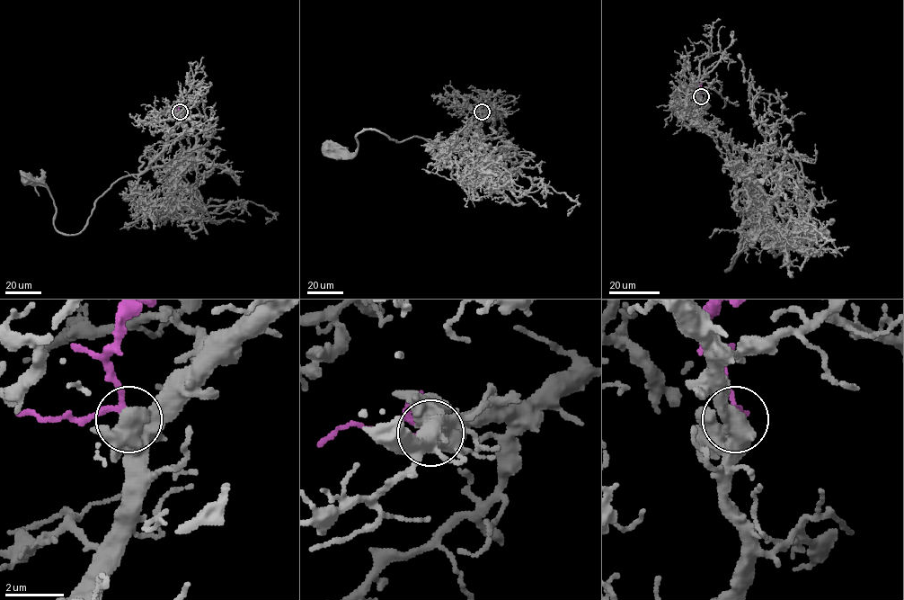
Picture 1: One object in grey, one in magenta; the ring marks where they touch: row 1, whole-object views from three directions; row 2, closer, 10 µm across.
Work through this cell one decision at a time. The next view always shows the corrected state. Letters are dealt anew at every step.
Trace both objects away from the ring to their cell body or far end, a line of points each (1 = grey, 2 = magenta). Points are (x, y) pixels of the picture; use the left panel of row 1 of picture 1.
1: (180, 111), (162, 152), (143, 172), (117, 180), (75, 234), (54, 226), (48, 186), (27, 177)
2: (180, 111), (182, 101)

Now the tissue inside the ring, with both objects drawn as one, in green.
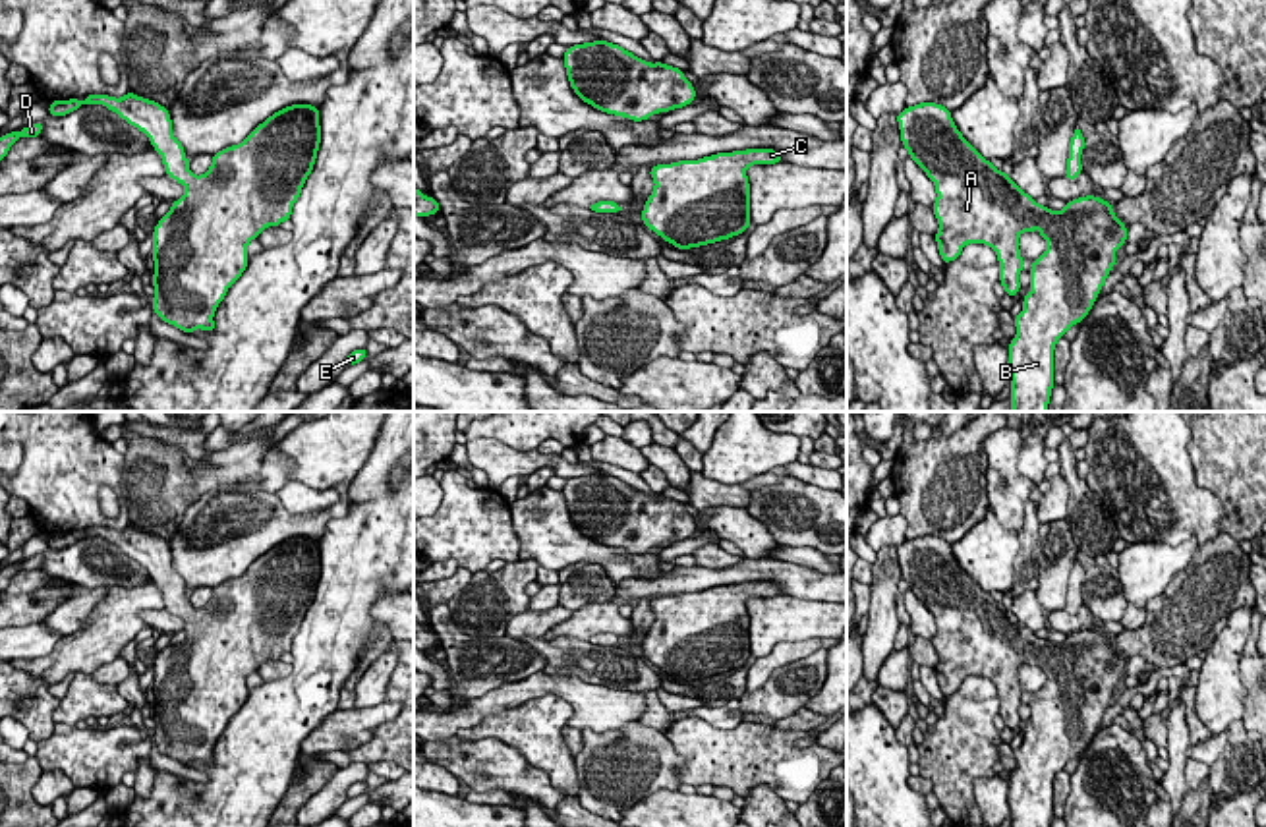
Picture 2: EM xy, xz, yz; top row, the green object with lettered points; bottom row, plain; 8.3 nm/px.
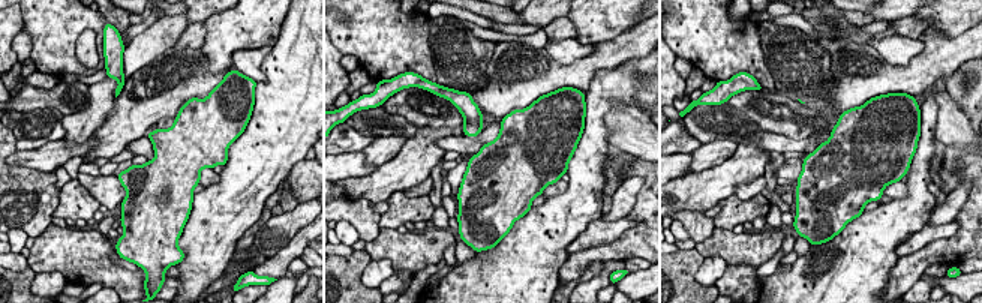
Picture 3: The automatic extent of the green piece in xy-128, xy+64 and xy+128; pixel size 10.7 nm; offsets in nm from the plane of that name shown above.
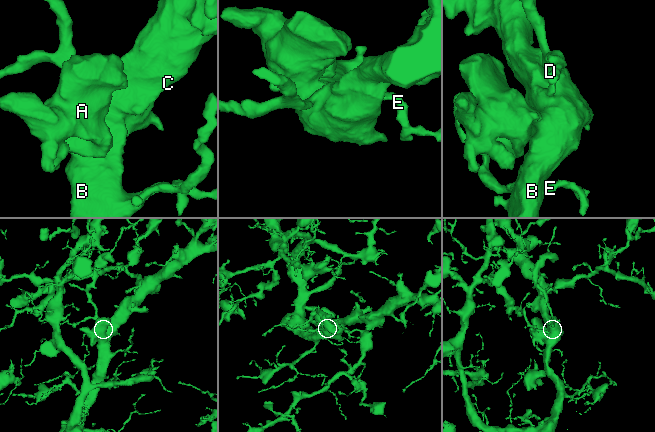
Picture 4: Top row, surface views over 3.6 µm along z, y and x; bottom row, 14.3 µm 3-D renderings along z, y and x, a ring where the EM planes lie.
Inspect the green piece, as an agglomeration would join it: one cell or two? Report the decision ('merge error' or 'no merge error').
no merge error

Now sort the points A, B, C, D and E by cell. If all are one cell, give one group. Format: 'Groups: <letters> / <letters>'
Groups: A B C D E

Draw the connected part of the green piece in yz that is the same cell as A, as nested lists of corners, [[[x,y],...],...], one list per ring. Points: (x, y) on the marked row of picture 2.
[[[920,102],[897,114],[901,141],[908,157],[935,184],[937,199],[932,211],[939,230],[934,236],[943,263],[955,261],[966,243],[992,247],[999,261],[999,282],[1011,298],[1021,290],[1022,257],[1019,236],[1038,232],[1048,249],[1032,261],[1030,292],[1015,317],[1017,334],[1009,344],[1011,412],[1048,412],[1053,388],[1053,350],[1065,332],[1092,309],[1115,251],[1127,242],[1127,226],[1113,207],[1096,195],[1067,201],[1063,211],[1038,205],[1003,170],[986,160],[957,129],[951,110],[935,102]]]

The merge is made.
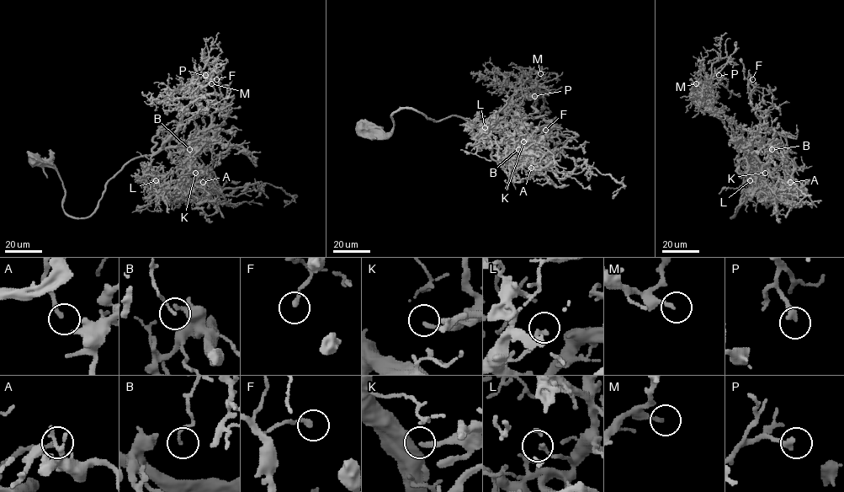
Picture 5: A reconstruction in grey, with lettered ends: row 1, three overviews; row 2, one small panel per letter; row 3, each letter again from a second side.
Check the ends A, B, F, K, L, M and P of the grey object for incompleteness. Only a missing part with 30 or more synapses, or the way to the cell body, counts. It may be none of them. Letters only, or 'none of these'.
none of these

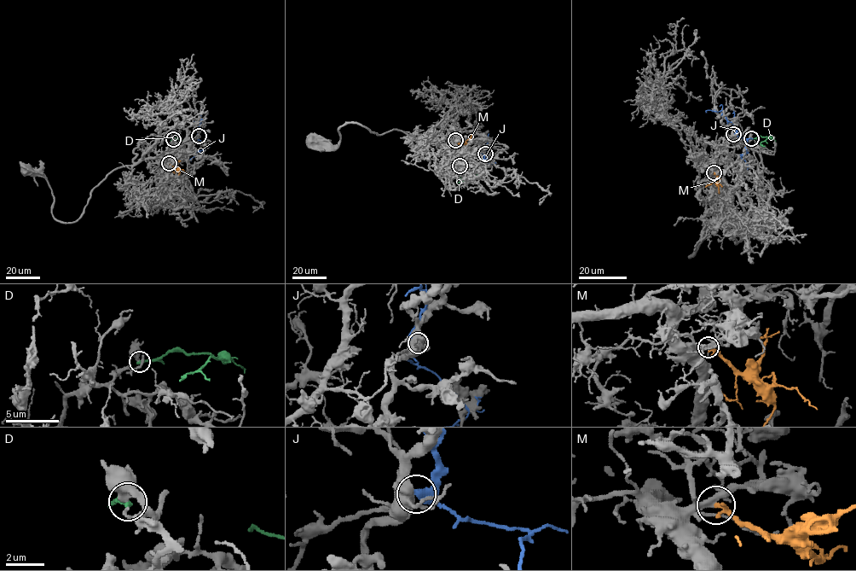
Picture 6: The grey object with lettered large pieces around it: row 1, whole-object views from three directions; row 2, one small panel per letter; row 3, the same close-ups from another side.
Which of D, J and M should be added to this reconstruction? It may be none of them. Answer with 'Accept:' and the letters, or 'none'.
Accept: M

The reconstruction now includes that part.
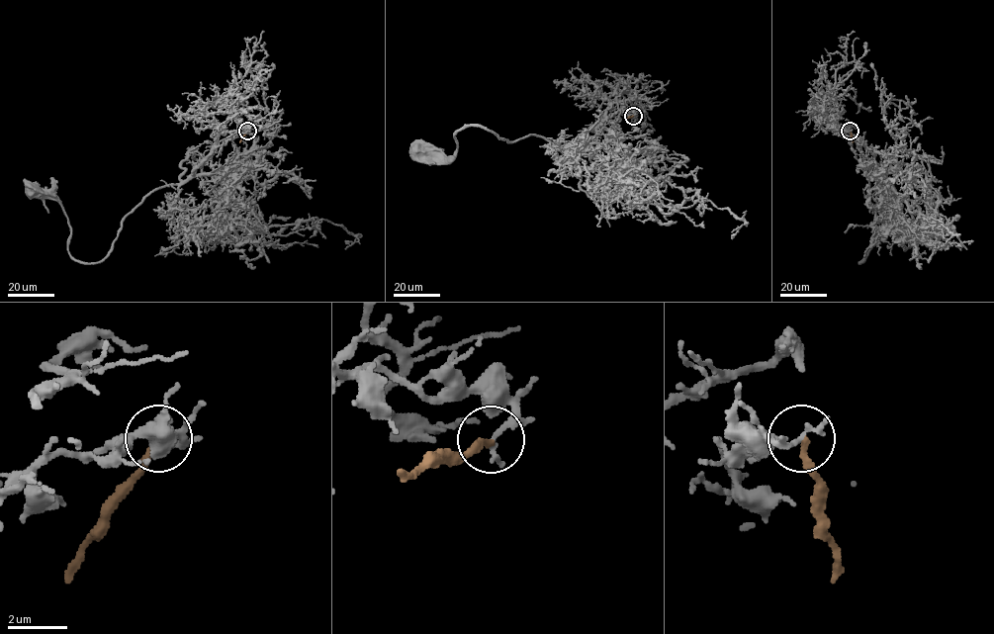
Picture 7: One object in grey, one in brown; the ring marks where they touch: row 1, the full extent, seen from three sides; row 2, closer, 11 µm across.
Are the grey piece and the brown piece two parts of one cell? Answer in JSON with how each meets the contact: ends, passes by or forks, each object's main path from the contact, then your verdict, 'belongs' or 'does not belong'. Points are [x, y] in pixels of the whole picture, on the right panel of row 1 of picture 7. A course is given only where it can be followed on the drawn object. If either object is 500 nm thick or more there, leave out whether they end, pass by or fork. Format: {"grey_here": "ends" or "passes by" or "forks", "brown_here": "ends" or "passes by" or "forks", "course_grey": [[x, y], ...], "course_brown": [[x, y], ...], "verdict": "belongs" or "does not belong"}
{"grey_here": "ends", "brown_here": "ends", "course_grey": [[850, 131], [845, 135], [858, 136], [880, 183], [869, 194], [873, 240], [860, 263], [889, 220], [885, 188]], "course_brown": [[850, 131], [853, 142]], "verdict": "does not belong"}

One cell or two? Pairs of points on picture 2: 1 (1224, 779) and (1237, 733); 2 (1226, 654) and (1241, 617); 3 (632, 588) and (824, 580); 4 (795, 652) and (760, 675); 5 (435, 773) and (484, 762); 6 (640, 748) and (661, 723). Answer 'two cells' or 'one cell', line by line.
1: one cell
2: one cell
3: one cell
4: one cell
5: two cells
6: two cells

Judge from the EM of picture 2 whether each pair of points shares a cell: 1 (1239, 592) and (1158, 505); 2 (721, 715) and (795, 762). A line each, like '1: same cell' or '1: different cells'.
1: different cells
2: different cells

